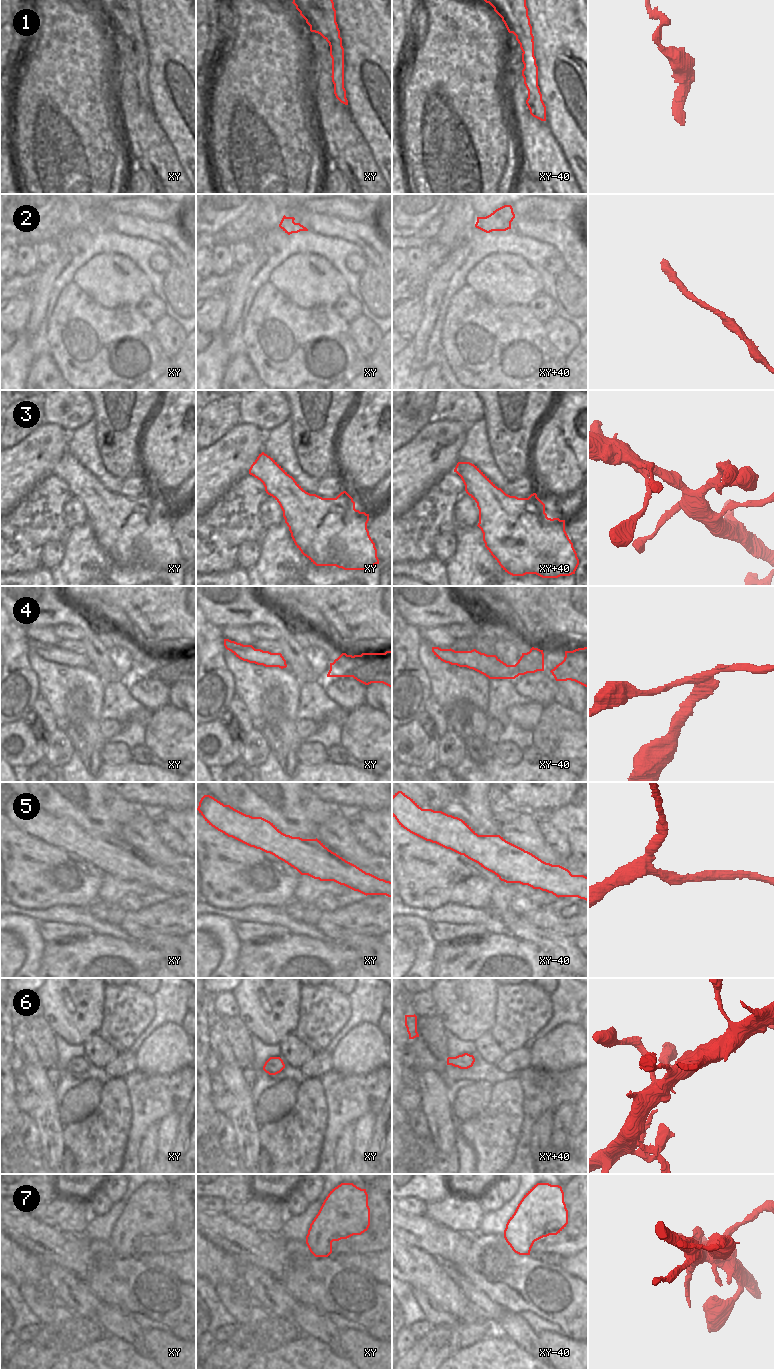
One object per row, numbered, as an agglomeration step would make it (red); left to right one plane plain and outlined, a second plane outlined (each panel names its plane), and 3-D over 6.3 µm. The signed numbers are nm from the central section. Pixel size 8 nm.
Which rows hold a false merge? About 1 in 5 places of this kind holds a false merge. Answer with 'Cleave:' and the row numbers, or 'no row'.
Cleave: 1, 4

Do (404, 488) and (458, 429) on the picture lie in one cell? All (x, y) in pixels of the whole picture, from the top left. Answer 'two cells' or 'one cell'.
one cell

